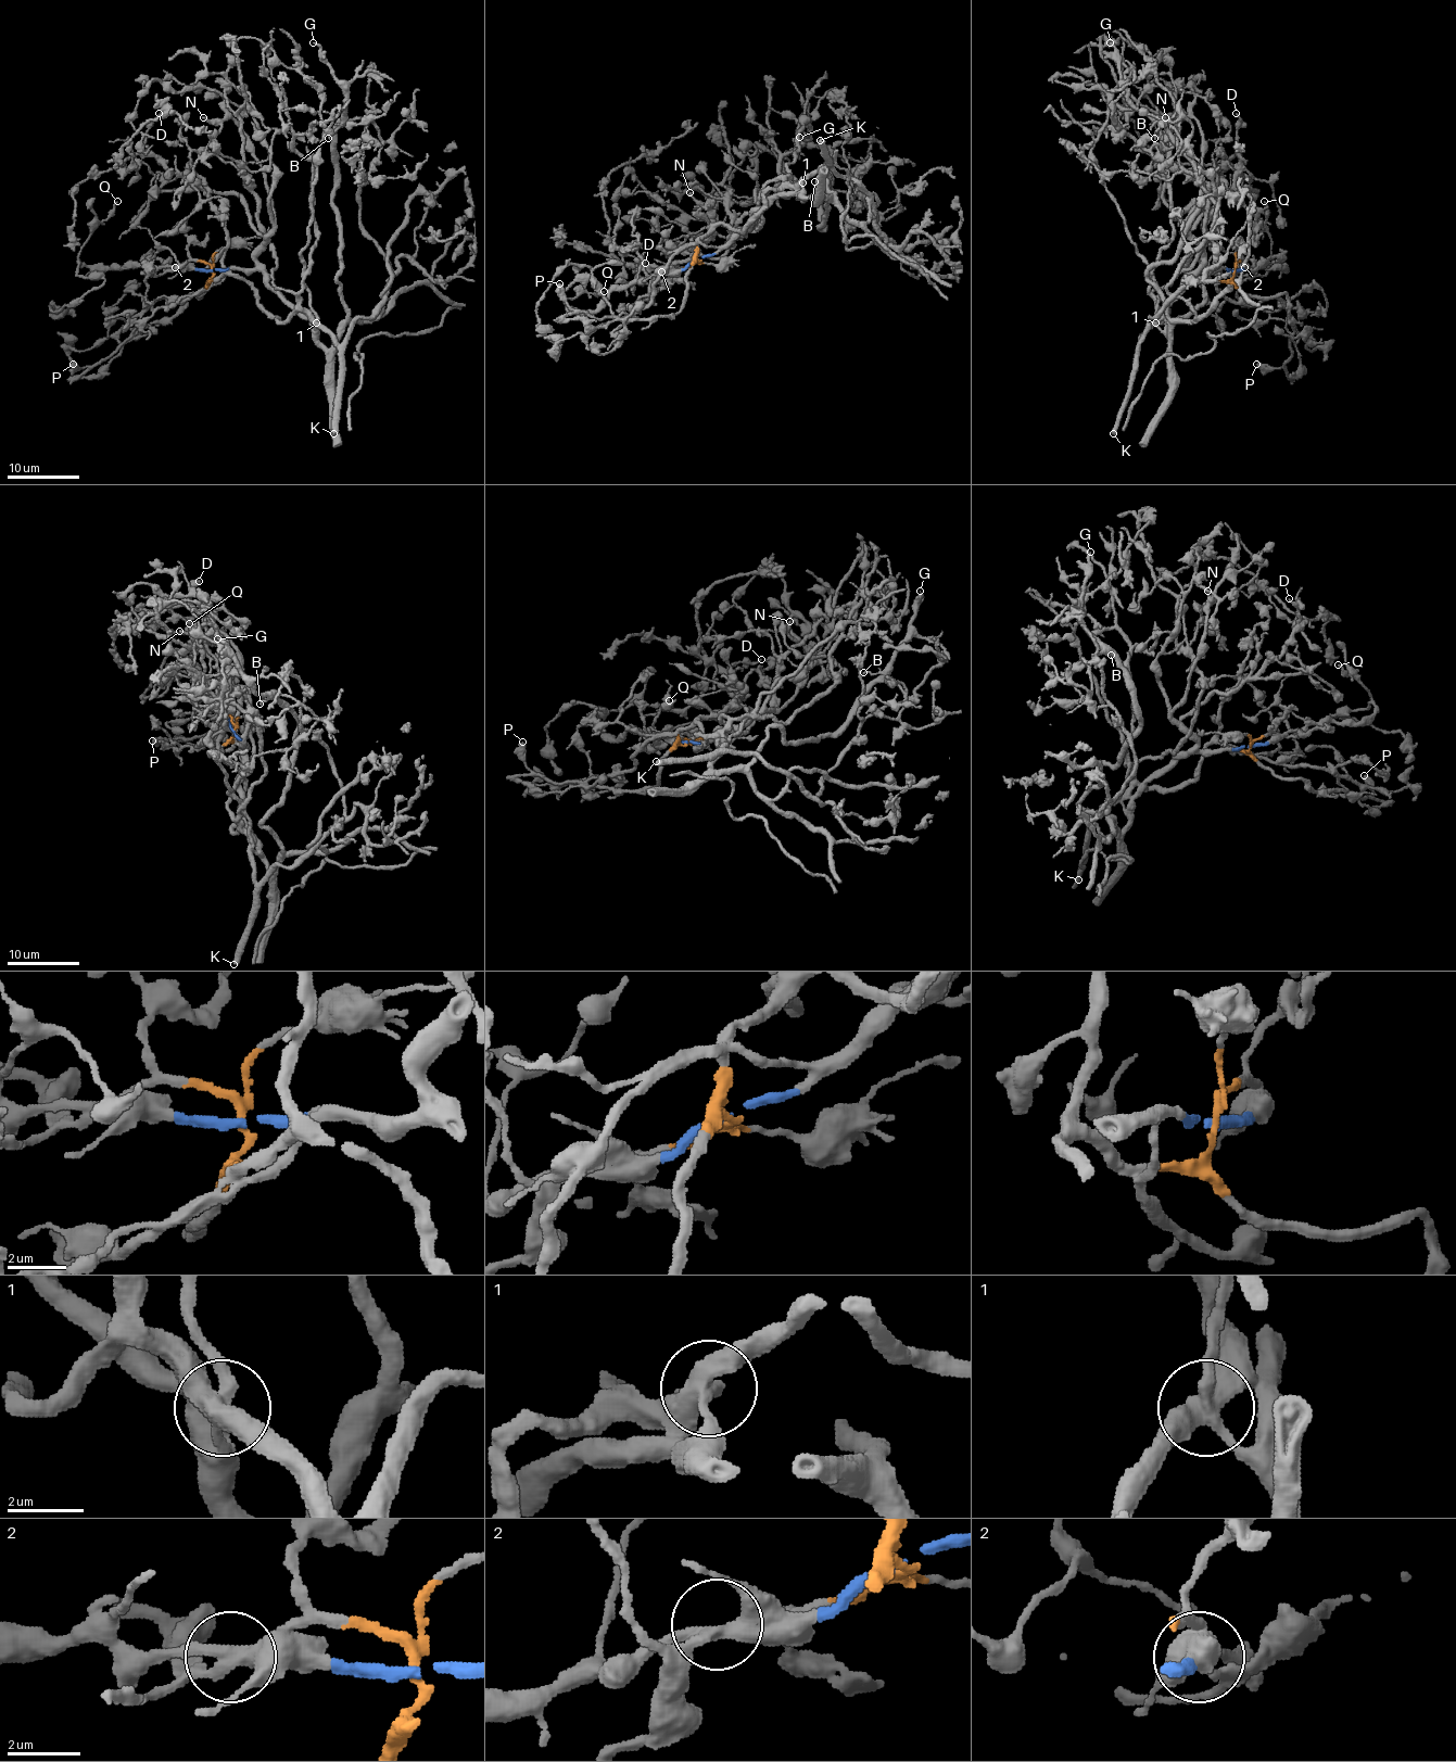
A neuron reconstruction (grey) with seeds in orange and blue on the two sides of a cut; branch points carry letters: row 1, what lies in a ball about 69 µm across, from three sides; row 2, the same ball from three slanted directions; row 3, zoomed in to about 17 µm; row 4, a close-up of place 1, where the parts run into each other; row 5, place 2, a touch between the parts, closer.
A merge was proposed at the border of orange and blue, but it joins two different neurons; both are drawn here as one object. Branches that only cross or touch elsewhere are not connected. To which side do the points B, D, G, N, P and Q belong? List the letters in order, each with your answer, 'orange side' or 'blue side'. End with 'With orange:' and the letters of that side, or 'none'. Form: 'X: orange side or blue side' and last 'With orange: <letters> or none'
B: blue side
D: orange side
G: blue side
N: blue side
P: orange side
Q: blue side
With orange: D, P

